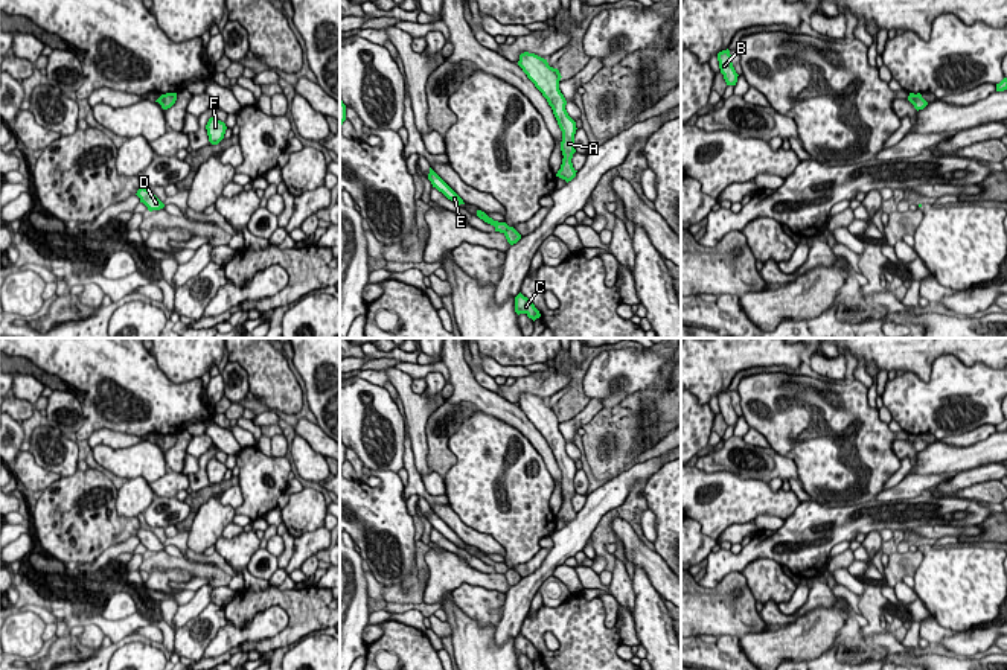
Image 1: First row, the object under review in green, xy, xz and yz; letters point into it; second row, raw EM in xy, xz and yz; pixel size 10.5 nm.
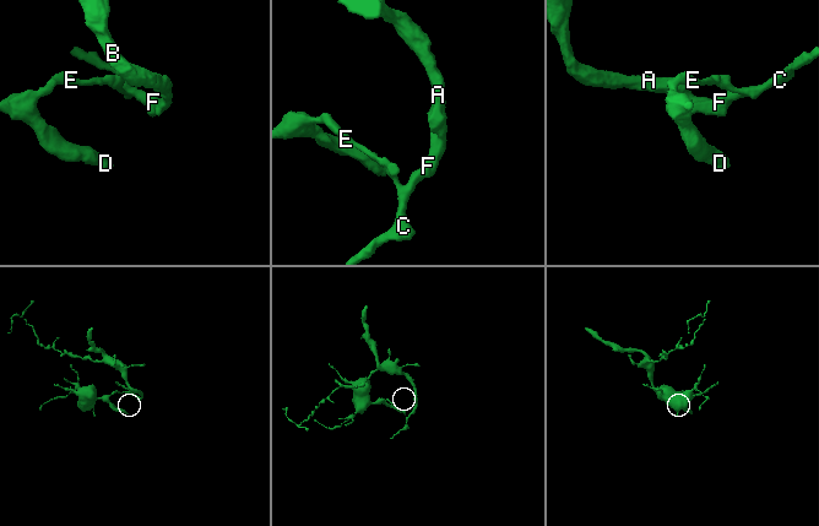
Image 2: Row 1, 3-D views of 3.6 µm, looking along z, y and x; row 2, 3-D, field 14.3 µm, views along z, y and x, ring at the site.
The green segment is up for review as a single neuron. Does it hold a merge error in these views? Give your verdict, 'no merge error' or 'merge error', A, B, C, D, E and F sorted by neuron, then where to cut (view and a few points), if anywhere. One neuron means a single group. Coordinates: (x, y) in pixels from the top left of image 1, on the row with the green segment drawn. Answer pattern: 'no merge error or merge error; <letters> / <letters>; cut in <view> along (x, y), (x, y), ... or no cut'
merge error; A B C F / D E; cut in xz along (509, 227), (503, 232)

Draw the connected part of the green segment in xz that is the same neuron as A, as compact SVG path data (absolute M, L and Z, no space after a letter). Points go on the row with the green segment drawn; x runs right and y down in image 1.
M529 52L519 55L518 65L542 93L553 110L553 114L562 131L561 151L564 155L561 169L558 171L556 177L568 183L576 177L577 172L571 163L573 154L576 152L574 134L577 128L576 122L568 116L565 110L567 100L559 90L559 81L562 76L558 69L548 65L547 59Z

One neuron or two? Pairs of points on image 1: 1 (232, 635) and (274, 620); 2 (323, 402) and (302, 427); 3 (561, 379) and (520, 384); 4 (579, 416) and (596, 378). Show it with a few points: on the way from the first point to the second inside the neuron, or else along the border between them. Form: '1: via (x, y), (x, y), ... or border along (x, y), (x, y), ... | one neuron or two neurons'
1: via (242, 635), (264, 625) | one neuron
2: border along (316, 424), (323, 431) | two neurons
3: via (550, 382), (530, 384) | one neuron
4: border along (584, 401), (597, 399), (604, 407) | two neurons

